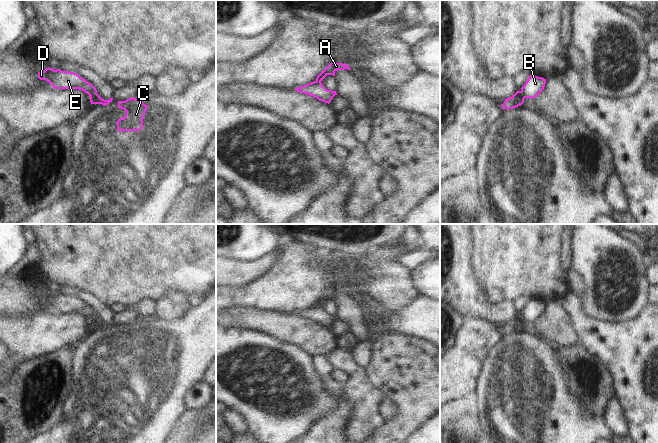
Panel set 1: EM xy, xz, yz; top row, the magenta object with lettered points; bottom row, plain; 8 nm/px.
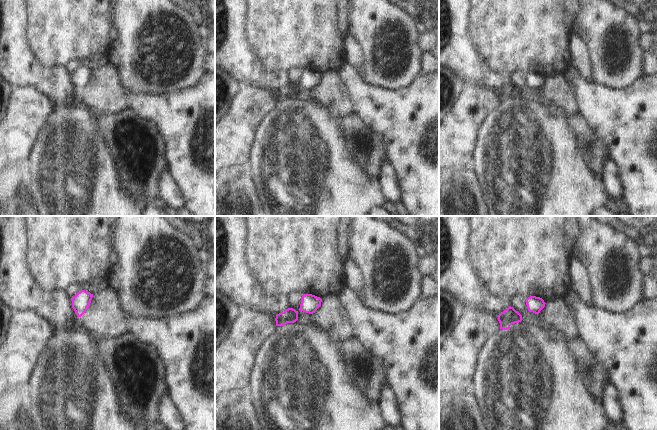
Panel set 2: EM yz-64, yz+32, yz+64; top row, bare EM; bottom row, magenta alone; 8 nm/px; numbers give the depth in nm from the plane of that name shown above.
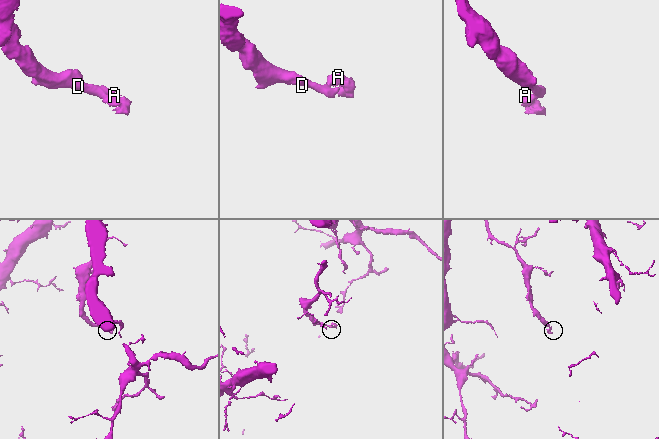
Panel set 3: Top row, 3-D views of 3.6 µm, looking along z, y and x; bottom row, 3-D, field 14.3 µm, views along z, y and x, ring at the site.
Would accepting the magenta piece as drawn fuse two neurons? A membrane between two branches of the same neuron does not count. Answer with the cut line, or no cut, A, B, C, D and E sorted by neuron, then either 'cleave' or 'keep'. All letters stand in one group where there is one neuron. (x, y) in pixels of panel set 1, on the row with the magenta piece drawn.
cut yz (520, 91), (524, 98); groups A C / B D E; cleave

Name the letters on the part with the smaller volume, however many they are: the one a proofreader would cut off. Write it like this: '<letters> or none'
A, C.

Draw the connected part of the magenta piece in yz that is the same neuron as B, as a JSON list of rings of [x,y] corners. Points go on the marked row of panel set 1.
[[[530,75],[524,86],[521,88],[521,93],[524,98],[535,98],[541,93],[546,84],[546,79],[535,75]]]

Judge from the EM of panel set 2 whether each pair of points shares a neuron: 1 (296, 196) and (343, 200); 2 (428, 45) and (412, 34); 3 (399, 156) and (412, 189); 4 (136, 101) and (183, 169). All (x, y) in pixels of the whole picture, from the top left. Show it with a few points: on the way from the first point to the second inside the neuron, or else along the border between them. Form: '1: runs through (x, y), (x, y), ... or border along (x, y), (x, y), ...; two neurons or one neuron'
1: runs through (308, 196), (331, 198); one neuron
2: border along (419, 34), (418, 47), (422, 51); two neurons
3: runs through (404, 164), (404, 170), (412, 181); one neuron
4: runs through (155, 113), (183, 141), (183, 150); one neuron

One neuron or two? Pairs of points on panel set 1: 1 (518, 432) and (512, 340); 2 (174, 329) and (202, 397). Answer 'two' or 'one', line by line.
1: one
2: two

